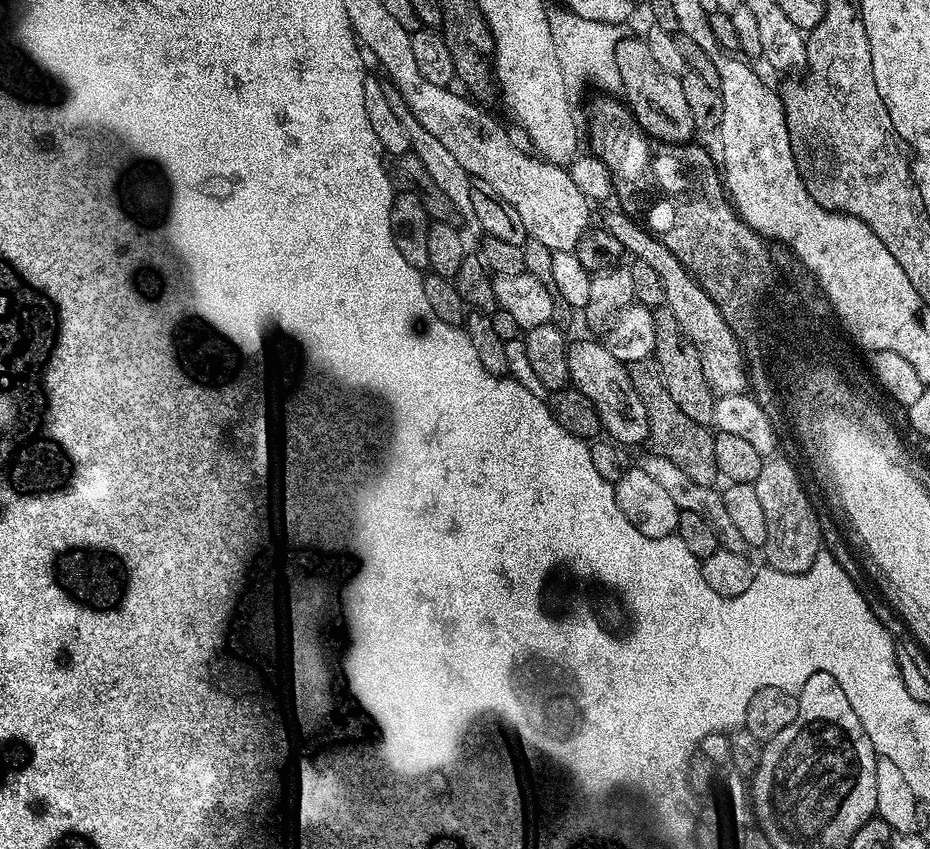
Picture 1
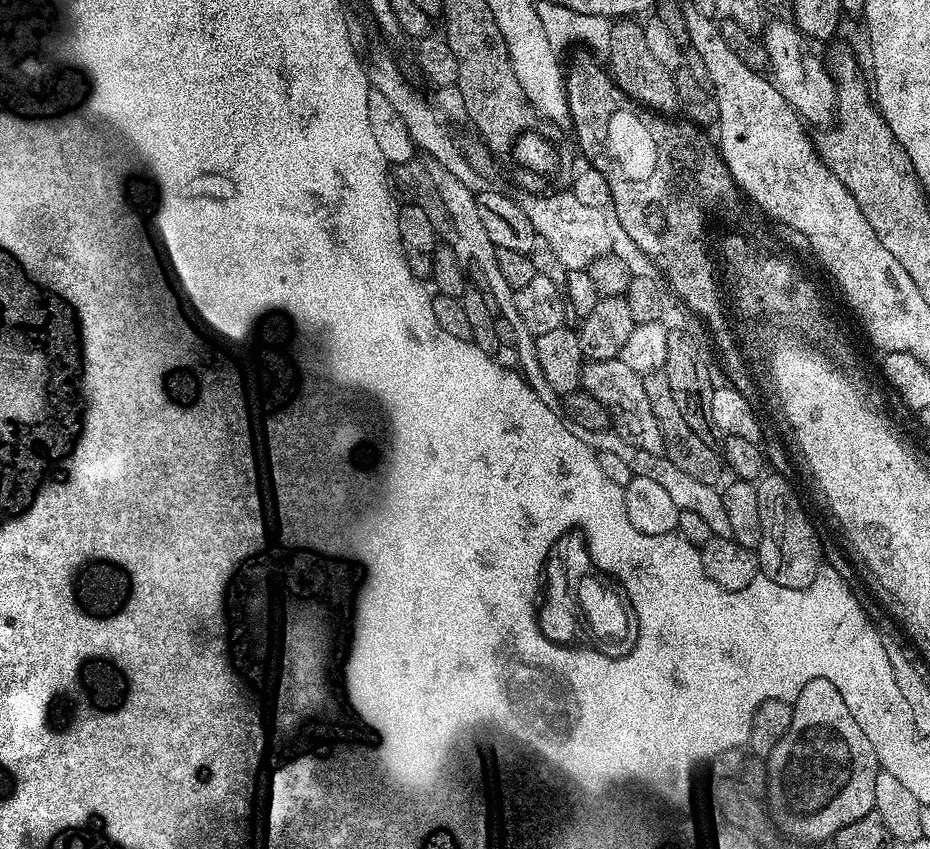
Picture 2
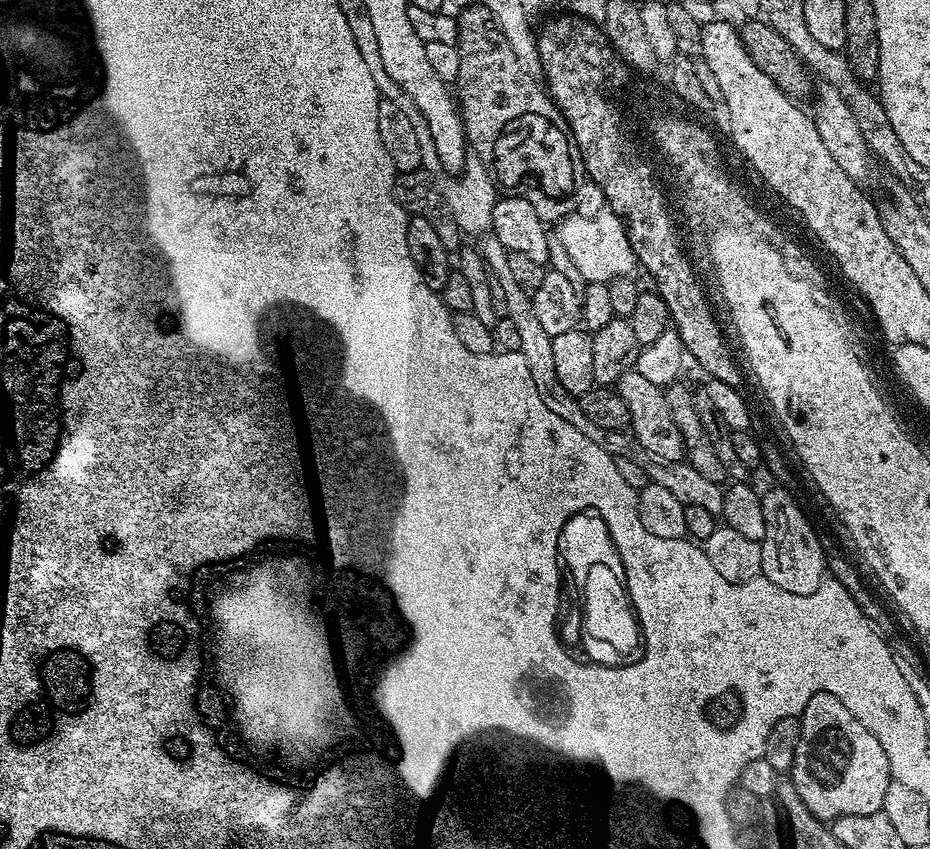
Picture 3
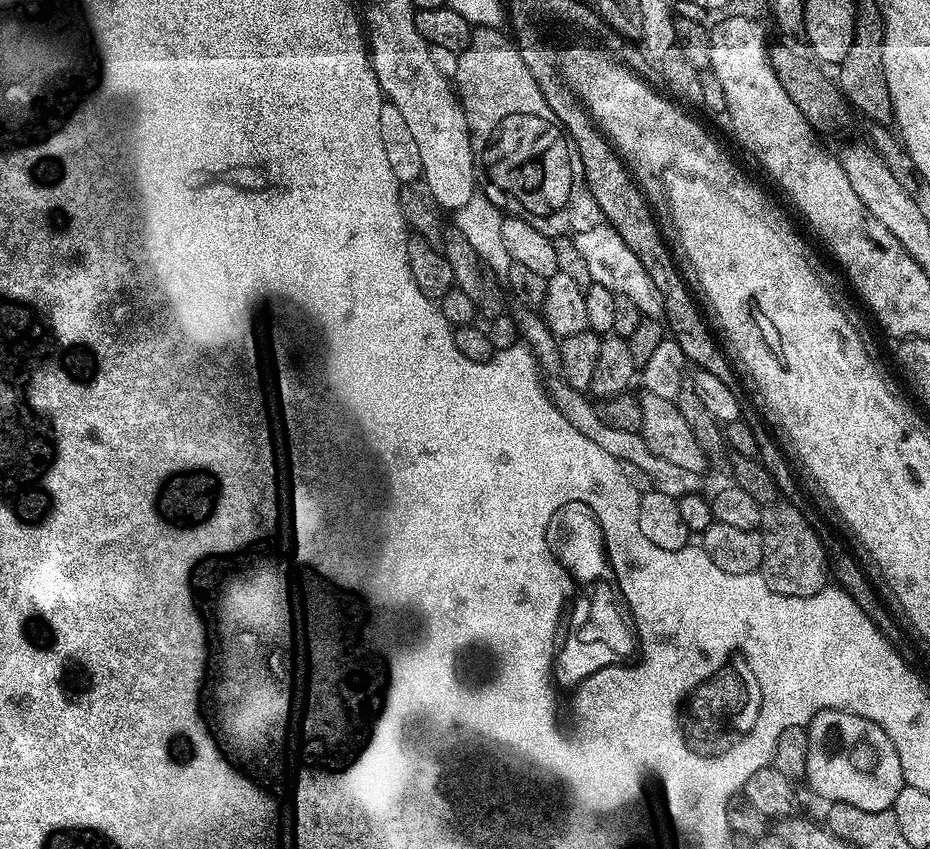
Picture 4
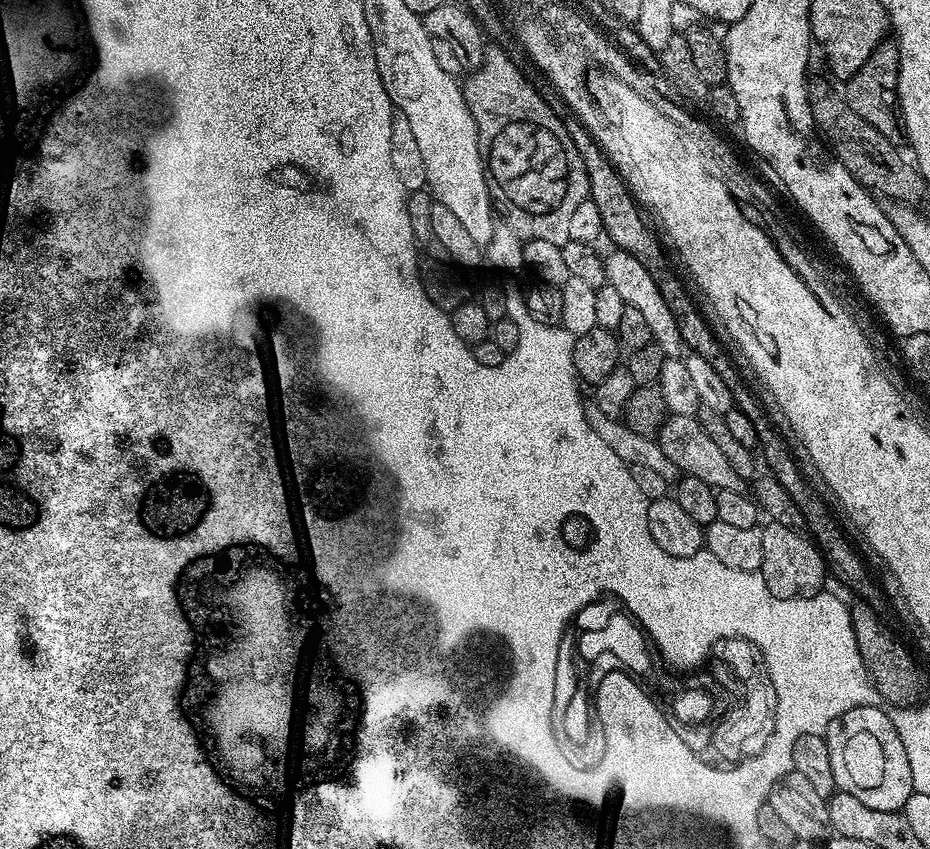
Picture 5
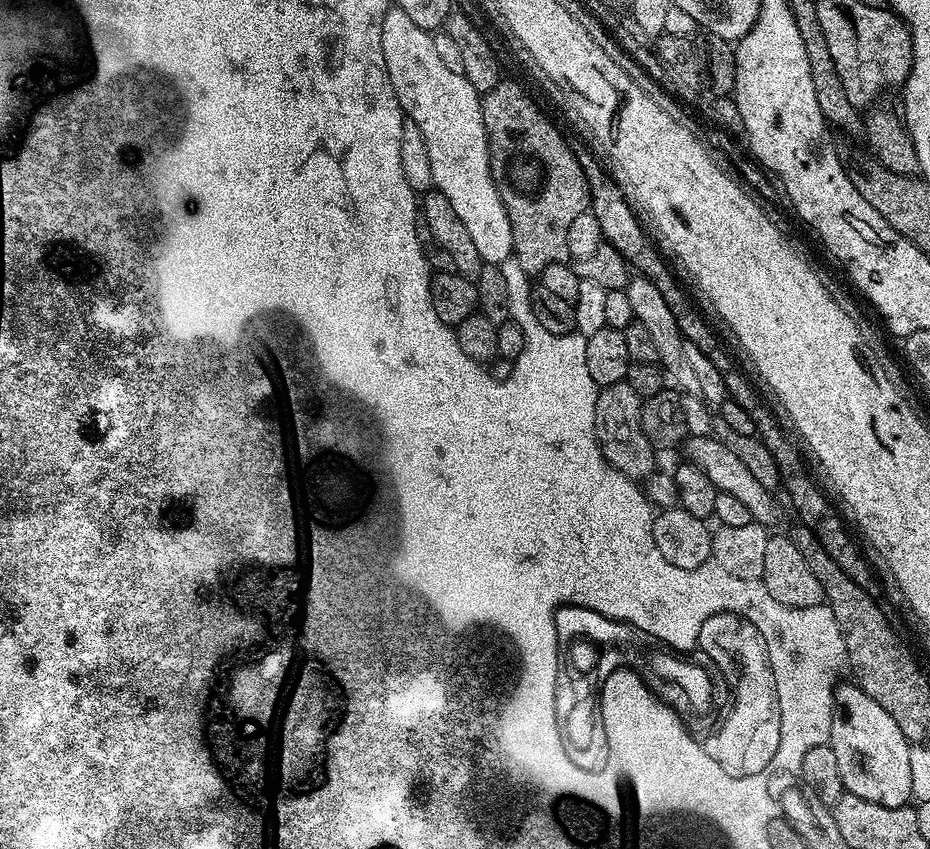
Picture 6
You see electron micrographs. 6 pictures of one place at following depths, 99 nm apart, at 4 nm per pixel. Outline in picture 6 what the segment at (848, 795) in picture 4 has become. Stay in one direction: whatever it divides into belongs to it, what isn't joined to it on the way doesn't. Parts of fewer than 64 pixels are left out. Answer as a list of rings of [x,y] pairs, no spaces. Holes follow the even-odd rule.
[[[855,682],[837,683],[832,693],[834,715],[828,739],[834,750],[834,758],[838,758],[838,774],[842,774],[845,792],[858,798],[866,798],[866,802],[878,802],[878,806],[905,807],[913,799],[912,775],[910,774],[910,754],[913,745],[898,730],[898,722],[874,702]]]

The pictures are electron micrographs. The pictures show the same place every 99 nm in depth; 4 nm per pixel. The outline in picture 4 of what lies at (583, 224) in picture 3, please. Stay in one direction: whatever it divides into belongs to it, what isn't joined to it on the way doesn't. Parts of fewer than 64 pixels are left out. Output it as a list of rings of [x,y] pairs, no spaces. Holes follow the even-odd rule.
[[[601,222],[590,230],[575,233],[574,239],[576,248],[586,262],[591,283],[603,284],[616,296],[628,296],[630,302],[634,302],[634,306],[638,306],[641,317],[663,317],[664,293],[658,290],[658,286],[654,286],[654,278],[650,278],[650,274],[646,274],[646,266],[642,266],[638,254],[634,254],[634,250],[630,250],[630,246],[626,246],[622,234],[618,234],[616,228],[607,222]]]

